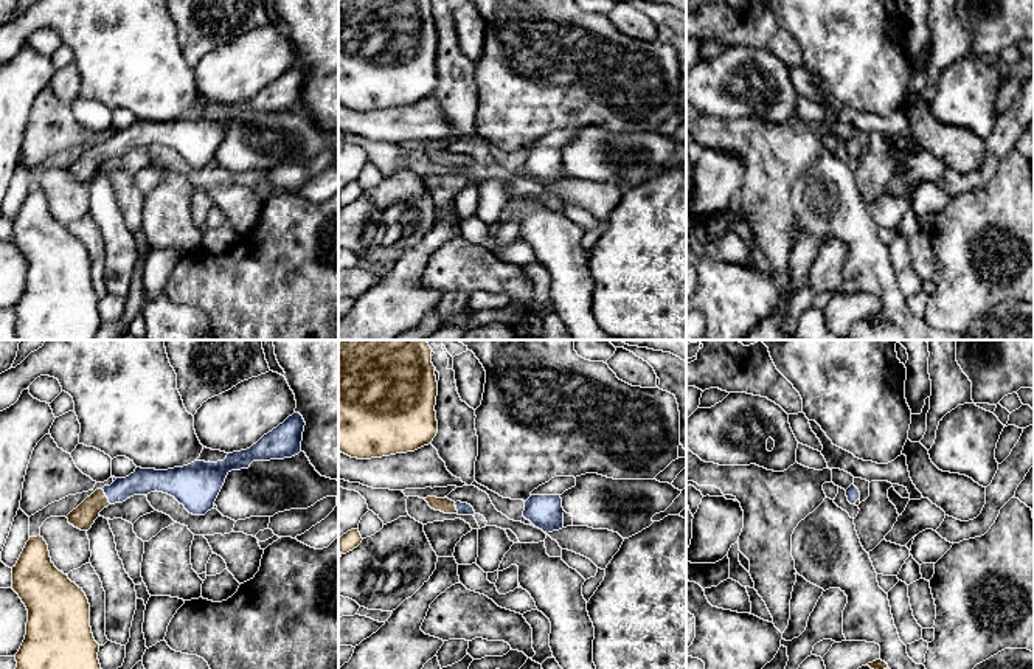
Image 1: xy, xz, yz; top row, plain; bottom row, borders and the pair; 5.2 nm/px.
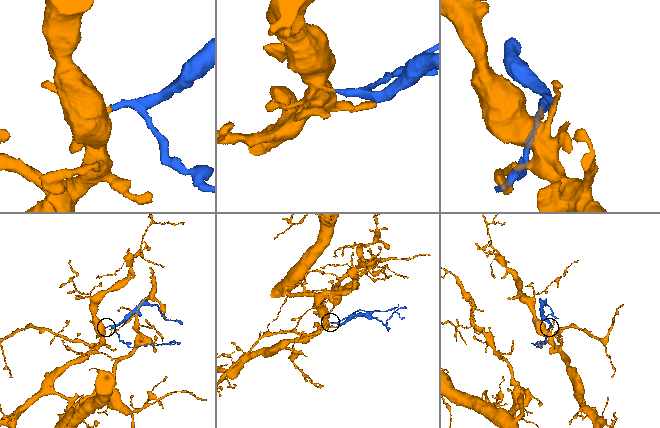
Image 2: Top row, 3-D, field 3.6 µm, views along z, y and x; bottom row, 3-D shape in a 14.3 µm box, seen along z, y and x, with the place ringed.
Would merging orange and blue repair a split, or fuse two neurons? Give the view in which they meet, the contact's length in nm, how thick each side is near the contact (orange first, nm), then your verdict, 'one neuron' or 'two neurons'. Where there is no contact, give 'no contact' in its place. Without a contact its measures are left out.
xy | 90 nm | 120/140 nm | one neuron

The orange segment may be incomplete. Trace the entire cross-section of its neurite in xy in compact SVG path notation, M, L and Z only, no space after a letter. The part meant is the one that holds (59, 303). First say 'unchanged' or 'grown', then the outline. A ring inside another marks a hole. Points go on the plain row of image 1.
unchanged; M29 189L12 219L12 242L28 262L26 287L16 306L17 340L93 340L102 326L90 279L90 256L75 234L51 214L43 189Z

